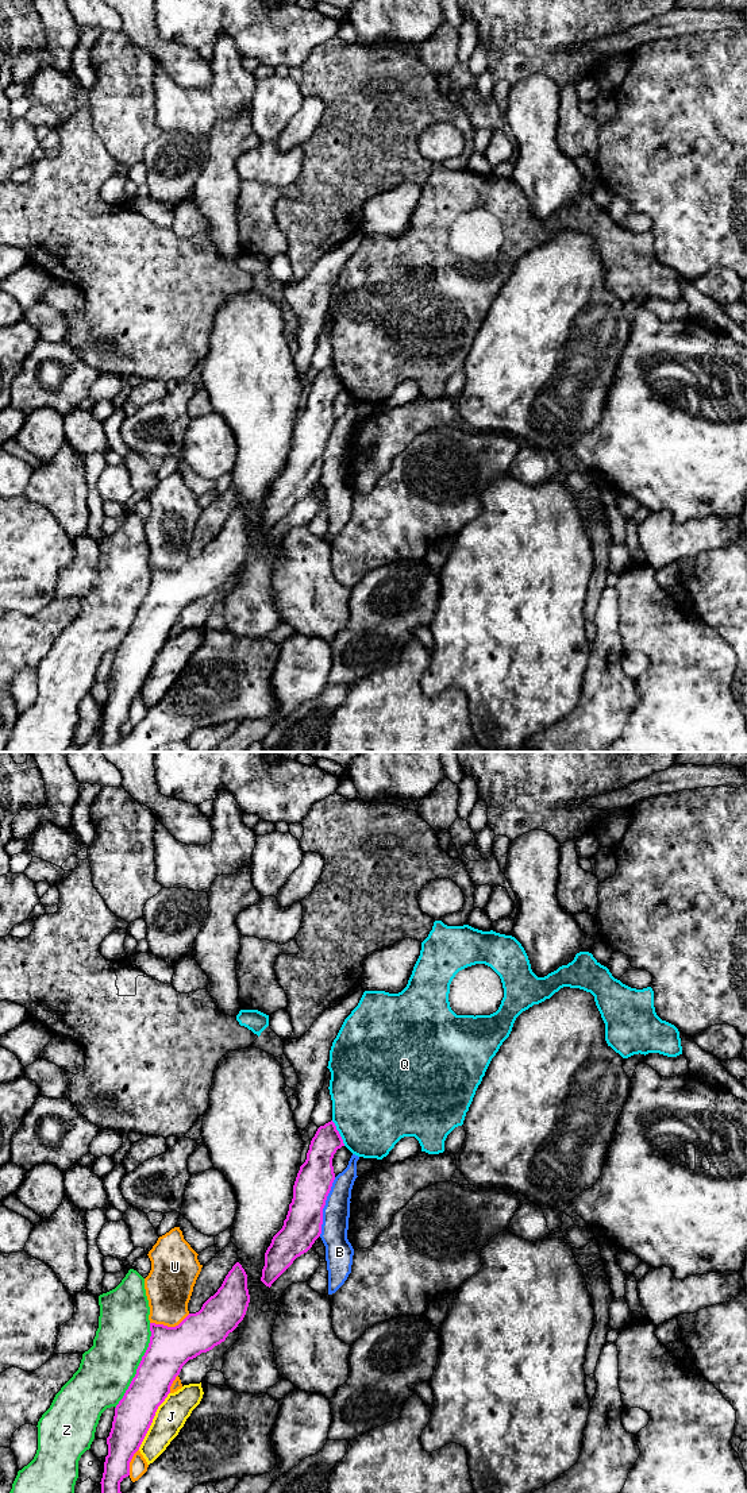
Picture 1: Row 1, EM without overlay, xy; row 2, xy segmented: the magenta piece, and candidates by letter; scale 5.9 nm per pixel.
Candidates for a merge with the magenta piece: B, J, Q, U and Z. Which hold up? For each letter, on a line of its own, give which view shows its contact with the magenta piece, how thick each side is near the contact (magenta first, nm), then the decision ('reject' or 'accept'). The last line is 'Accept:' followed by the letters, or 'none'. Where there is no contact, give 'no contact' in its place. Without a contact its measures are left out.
B: xy | 220/160 nm | reject
J: xy | 240/190 nm | reject
Q: xy | 180/480 nm | reject
U: xy | 260/280 nm | reject
Z: xy | 260/320 nm | reject
Accept: none

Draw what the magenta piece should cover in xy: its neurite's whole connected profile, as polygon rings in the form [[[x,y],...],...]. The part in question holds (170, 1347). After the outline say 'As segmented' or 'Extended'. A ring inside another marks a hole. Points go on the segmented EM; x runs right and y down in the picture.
[[[236,1262],[199,1312],[176,1327],[150,1323],[149,1347],[115,1408],[101,1493],[122,1493],[120,1482],[130,1475],[130,1462],[182,1366],[224,1342],[243,1320],[249,1303],[247,1274]]]. As segmented

